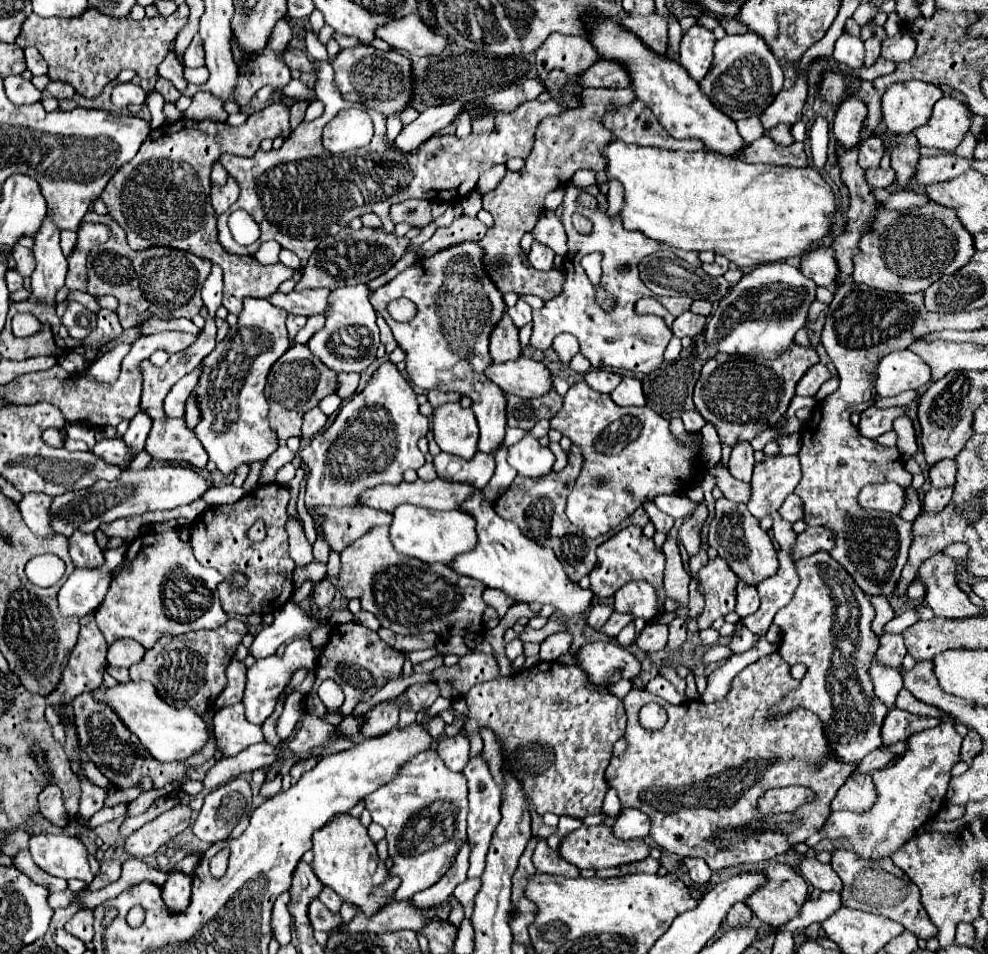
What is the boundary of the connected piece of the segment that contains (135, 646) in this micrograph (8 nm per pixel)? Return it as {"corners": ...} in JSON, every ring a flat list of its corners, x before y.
{"corners":[[120,639,108,647,108,665,112,667,132,667,140,663,146,649,134,639]]}

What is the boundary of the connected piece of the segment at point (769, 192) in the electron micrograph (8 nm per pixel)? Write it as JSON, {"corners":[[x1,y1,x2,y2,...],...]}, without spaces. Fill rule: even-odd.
{"corners":[[624,141,610,143,604,149,604,157,608,159,608,177,616,177,626,191,626,201,620,209,624,227,642,231,646,237,670,247,714,251,738,267,756,267,788,257,802,257,818,247,834,227,832,213,836,211,836,195,824,177,810,167,748,165,712,151,662,151,656,147,628,145]]}

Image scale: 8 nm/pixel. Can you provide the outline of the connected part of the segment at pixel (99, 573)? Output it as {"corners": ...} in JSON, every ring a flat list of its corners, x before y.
{"corners":[[128,543,104,551,106,563,98,569,76,569,58,591,58,609,64,617,82,619,92,615,104,599,112,571,124,561]]}

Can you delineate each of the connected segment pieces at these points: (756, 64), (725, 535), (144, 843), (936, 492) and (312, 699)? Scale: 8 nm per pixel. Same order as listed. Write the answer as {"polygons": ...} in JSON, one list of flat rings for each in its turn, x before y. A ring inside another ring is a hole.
{"polygons":[[[752,31,744,35,726,35,714,47,712,69,698,83,700,91,712,101,716,109,734,121,760,117,782,89,782,69,764,39]],[[718,501,716,519,710,523,708,541,710,541,710,547,716,547,718,555,746,583,760,583,760,581,776,575,776,571,778,571,778,555,772,545,772,539,766,531,760,529,758,519,748,511,746,503]],[[178,803,170,811,148,821,144,827,134,831,126,839,126,843,124,843,126,853,136,859,154,855,162,845,166,845,172,837,176,837,180,831,184,831,188,827,190,813,192,813,192,809,188,805]],[[954,485,940,487,940,489,932,487,932,489,926,493,926,497,924,497,924,511,936,513,936,511,940,511,942,507,946,507,946,505,950,503,950,499,952,499,952,489,954,489]],[[352,621,352,623,342,623,342,625,336,625,332,629,332,635,330,635,330,641,326,643,324,647,324,653,322,657,318,659,318,665,316,665,316,683,312,687,312,691,306,695,306,701,304,701,304,707,308,713,316,713,318,717,324,717,328,711,326,707,322,705,322,701,318,699,316,691,320,687,320,683,324,679,334,679,338,681,338,685,342,687,346,699,344,699,344,705,340,707,340,713,342,715,350,715,358,703,364,703,368,699,372,699,376,695,376,691,380,691,388,681,392,679,398,679,402,675,402,665,404,665,404,659,406,655,388,647,386,643,382,643,378,639,378,635,374,631,370,631,368,627]]]}

